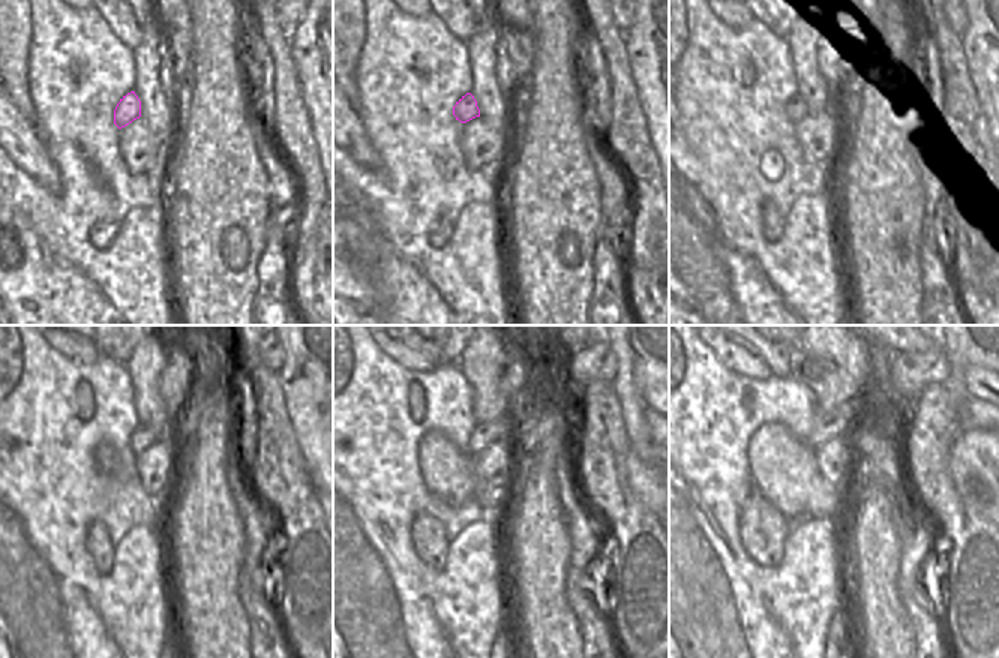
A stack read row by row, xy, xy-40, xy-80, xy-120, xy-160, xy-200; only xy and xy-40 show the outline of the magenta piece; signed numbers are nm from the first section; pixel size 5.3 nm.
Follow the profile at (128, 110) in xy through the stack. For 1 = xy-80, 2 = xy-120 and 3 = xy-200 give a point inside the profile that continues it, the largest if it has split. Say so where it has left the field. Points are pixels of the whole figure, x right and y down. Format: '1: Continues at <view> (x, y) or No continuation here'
1: Continues at xy-80 (797, 108)
2: Continues at xy-120 (141, 438)
3: Continues at xy-200 (837, 421).

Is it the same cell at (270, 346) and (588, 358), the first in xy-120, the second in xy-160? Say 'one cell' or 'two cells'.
one cell

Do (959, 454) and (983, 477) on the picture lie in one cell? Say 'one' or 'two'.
one

